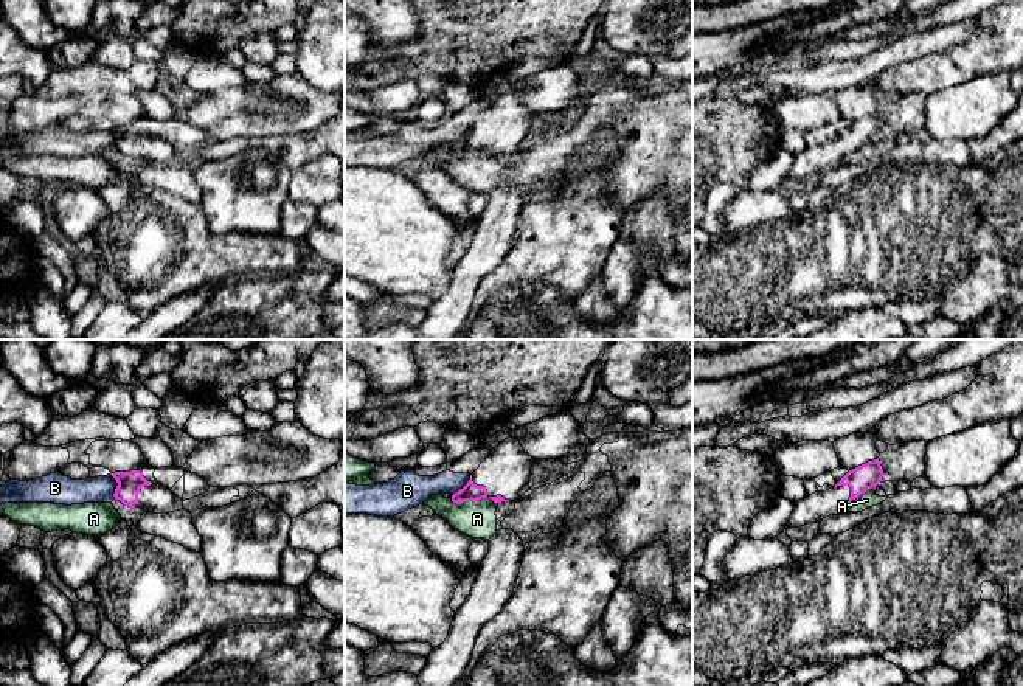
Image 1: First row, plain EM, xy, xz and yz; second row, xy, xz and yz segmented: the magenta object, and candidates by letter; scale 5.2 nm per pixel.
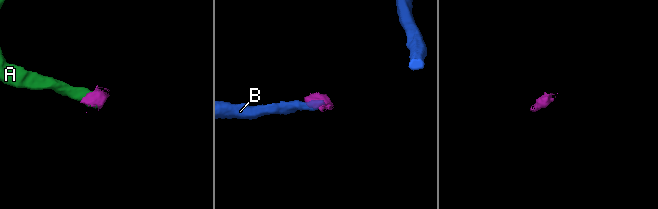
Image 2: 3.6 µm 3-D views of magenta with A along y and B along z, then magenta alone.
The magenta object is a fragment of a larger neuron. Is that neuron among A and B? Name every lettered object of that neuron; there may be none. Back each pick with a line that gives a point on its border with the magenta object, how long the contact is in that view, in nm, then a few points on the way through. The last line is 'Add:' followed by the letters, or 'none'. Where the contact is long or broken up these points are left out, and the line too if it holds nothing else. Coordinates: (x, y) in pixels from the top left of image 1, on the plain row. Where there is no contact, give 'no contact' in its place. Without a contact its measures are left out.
Add: none

